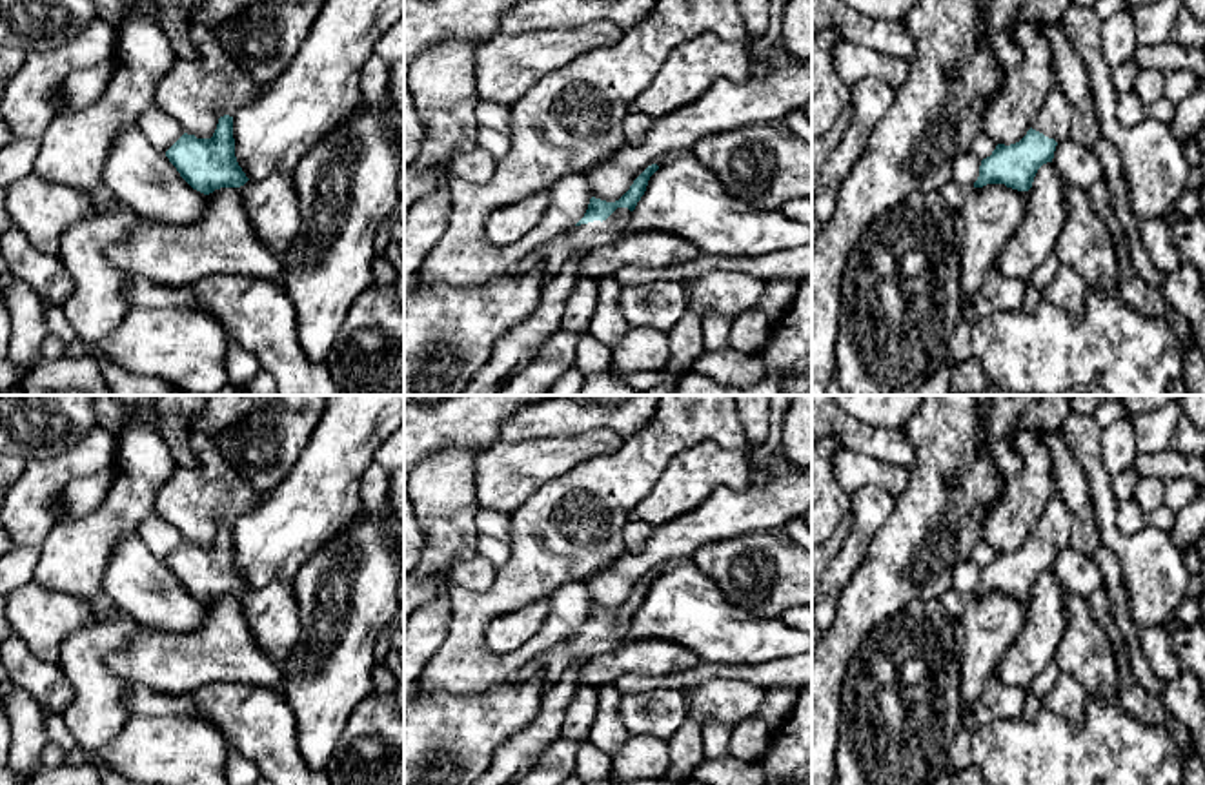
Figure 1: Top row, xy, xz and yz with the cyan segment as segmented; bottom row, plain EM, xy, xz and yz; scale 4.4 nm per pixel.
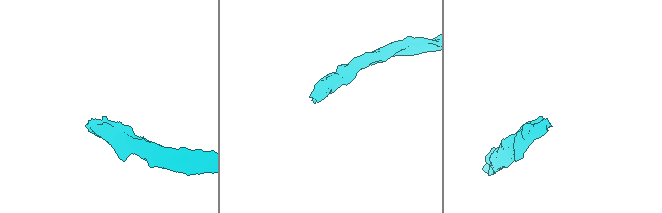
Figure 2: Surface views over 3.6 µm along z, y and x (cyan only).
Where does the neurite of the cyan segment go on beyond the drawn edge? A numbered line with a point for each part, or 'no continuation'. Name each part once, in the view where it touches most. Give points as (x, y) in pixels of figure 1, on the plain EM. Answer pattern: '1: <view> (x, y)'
1: xz (587, 645)

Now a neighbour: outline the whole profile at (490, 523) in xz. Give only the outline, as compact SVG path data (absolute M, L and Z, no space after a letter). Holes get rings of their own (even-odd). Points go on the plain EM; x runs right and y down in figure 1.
M481 508L477 514L477 530L479 535L495 537L510 545L510 514Z

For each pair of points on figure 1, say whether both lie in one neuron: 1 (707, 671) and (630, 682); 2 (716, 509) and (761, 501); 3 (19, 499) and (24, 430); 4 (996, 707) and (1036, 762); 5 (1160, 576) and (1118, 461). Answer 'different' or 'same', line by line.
1: same
2: same
3: different
4: different
5: different

